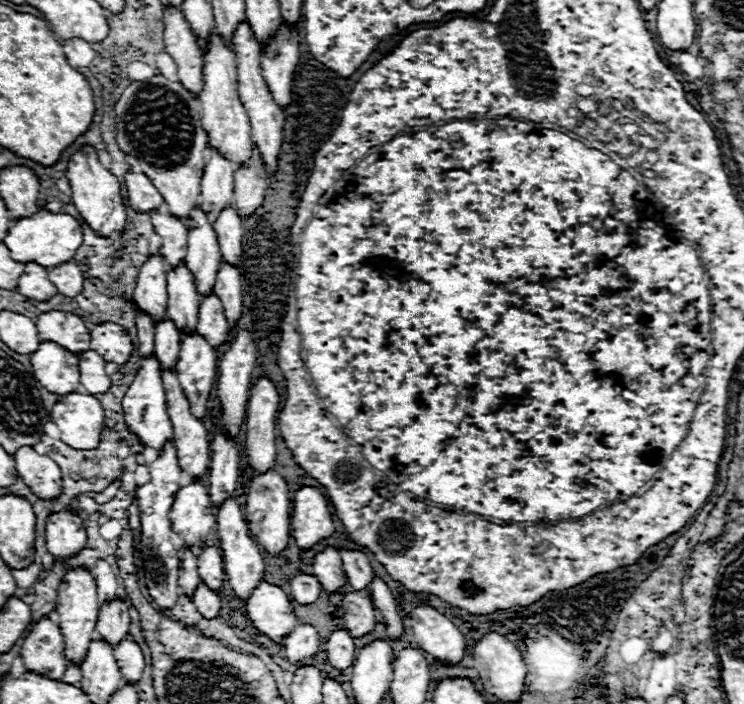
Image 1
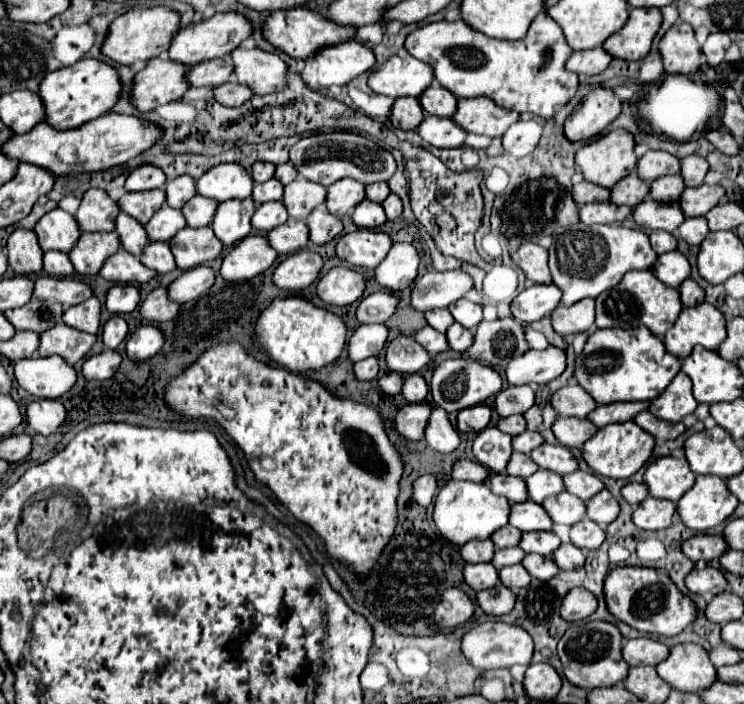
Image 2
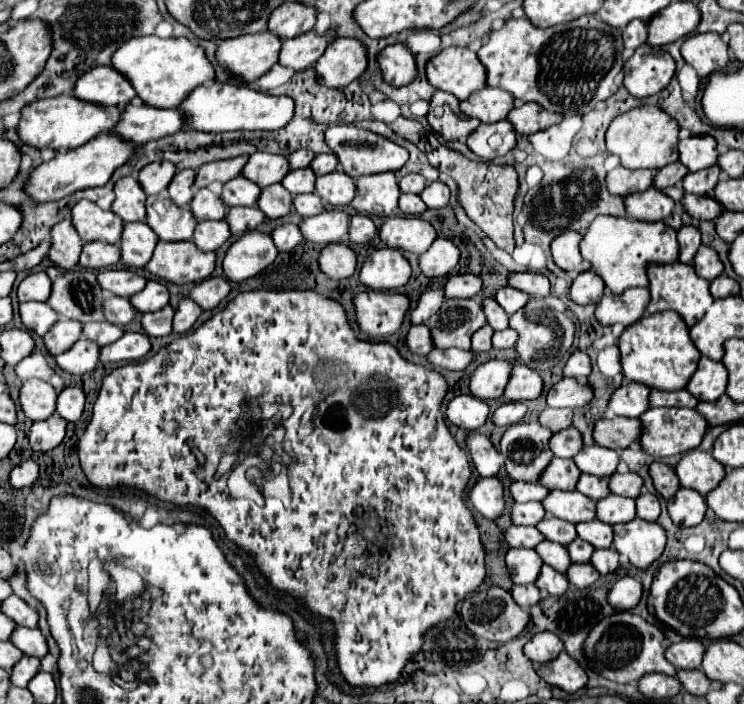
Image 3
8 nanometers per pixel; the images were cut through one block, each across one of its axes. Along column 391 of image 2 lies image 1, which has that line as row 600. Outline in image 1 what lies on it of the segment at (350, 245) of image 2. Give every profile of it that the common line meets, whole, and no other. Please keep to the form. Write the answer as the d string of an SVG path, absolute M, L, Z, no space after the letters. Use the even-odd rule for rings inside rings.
M234 498L224 502L224 506L216 514L216 522L218 522L222 562L224 562L224 570L226 570L226 576L228 576L228 584L236 592L238 600L242 604L246 604L248 594L252 594L252 590L264 578L264 558L262 558L262 552L260 552L258 544L252 540L252 536L248 534L250 530L246 526L246 520L242 518L240 506L238 506L238 502Z

